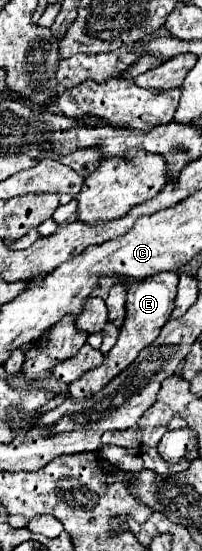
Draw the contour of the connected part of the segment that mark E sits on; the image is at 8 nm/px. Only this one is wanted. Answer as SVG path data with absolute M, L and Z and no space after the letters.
M169 271L169 273L159 273L159 275L143 279L143 281L135 281L127 287L127 317L125 317L125 325L119 333L117 345L105 355L101 367L87 371L83 375L83 379L69 385L69 395L73 399L87 399L87 397L95 395L97 391L101 391L111 379L115 379L115 375L125 371L137 359L137 355L141 353L143 347L151 345L159 337L159 331L171 317L171 311L175 305L177 279L179 279L177 273Z

